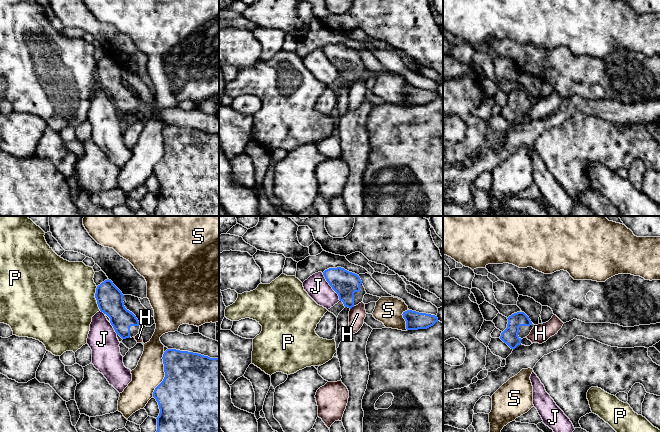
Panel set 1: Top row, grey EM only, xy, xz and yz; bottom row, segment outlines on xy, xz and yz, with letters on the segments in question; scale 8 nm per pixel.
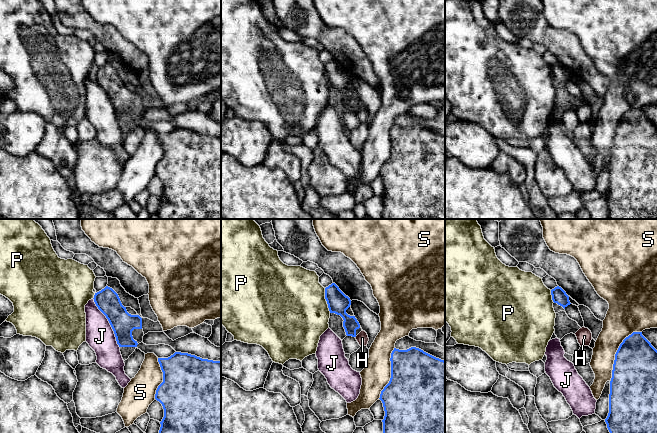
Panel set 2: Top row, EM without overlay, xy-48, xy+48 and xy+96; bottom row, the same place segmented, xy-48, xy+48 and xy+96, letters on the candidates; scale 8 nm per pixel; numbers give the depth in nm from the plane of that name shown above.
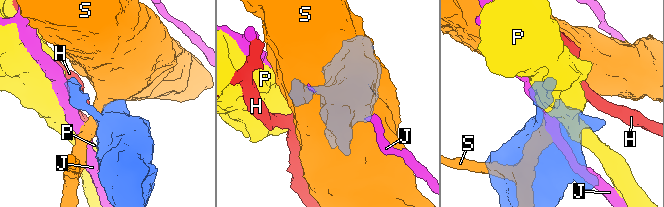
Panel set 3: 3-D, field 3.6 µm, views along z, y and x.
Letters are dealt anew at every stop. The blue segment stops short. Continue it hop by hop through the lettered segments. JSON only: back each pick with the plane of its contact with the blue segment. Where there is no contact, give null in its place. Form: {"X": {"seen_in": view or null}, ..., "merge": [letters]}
{"merge": []}

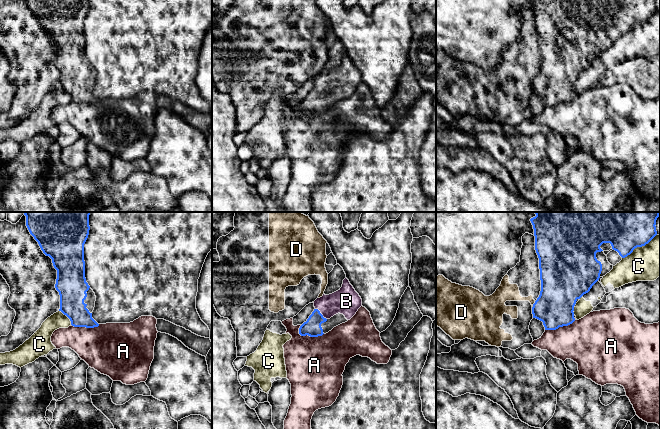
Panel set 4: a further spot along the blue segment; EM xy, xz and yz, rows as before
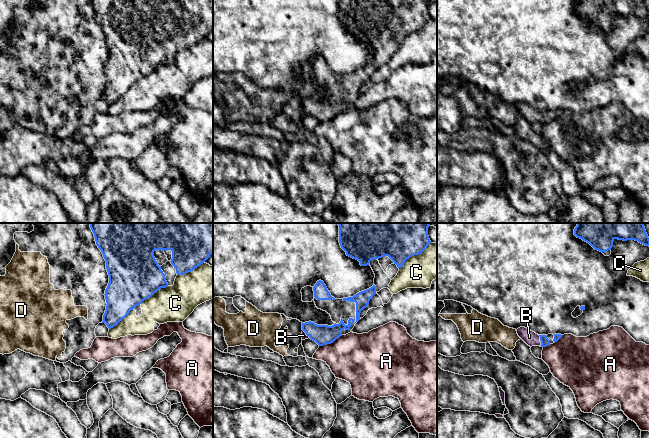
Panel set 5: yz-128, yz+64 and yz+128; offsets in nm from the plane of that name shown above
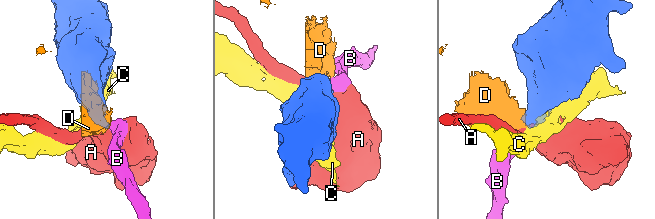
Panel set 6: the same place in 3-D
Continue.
{"B": {"seen_in": "xz"}, "merge": ["B"]}

